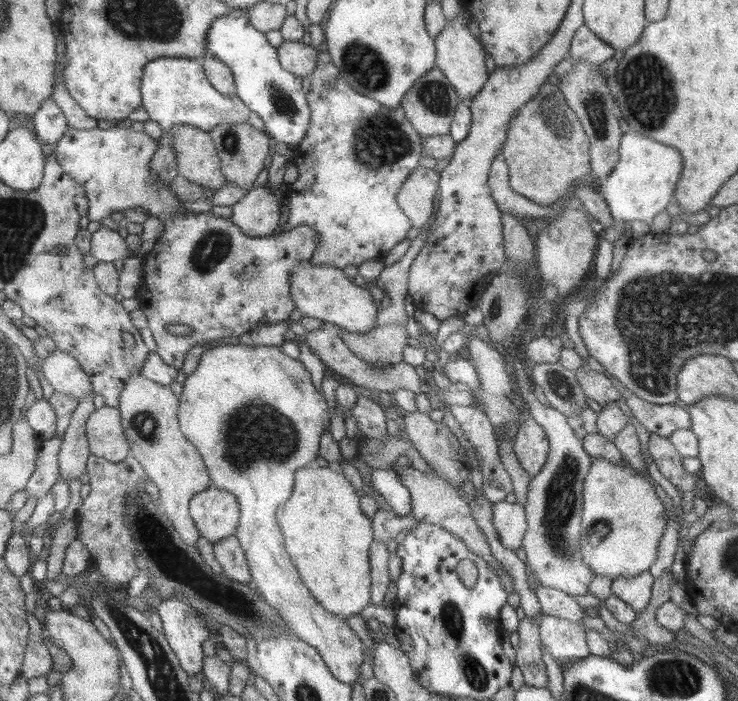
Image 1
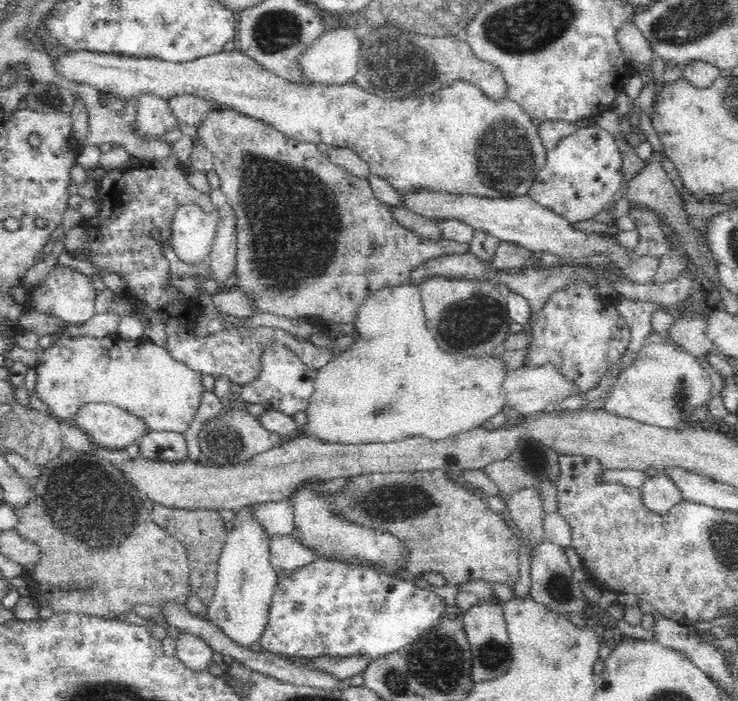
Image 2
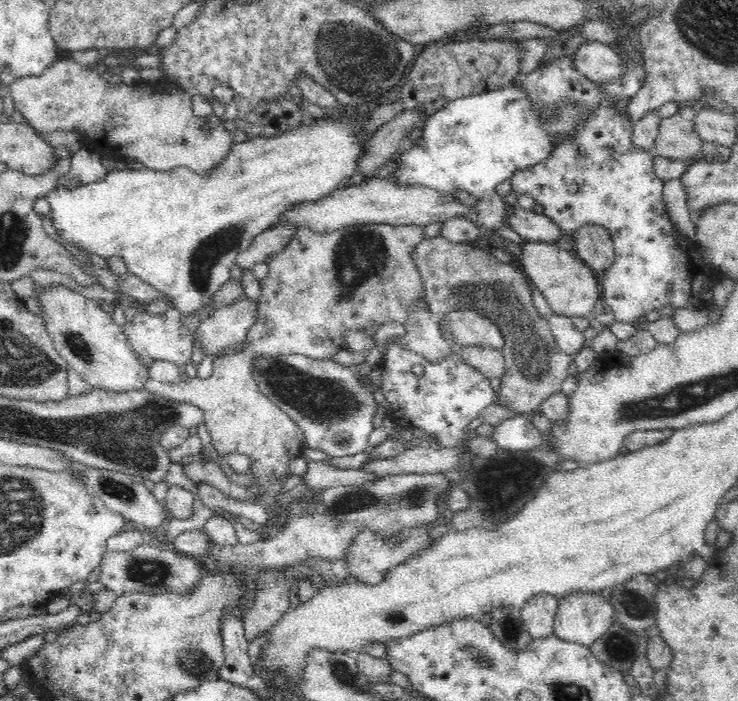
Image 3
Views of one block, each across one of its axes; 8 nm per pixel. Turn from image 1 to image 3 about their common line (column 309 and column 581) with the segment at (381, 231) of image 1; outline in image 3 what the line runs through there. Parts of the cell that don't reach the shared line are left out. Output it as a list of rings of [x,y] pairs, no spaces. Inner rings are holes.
[[[574,55],[552,58],[548,64],[541,64],[528,74],[518,72],[512,78],[511,84],[520,85],[528,93],[528,99],[532,101],[542,123],[554,116],[558,105],[562,103],[574,101],[579,108],[587,108],[587,119],[576,128],[576,136],[564,136],[564,140],[560,138],[560,142],[552,148],[552,154],[544,162],[516,171],[510,178],[510,183],[514,194],[530,194],[536,204],[543,206],[543,213],[564,231],[564,238],[554,243],[572,255],[576,256],[575,246],[571,244],[571,234],[576,229],[584,225],[601,225],[610,233],[615,248],[614,264],[608,270],[594,272],[594,276],[598,284],[602,285],[604,301],[613,310],[615,320],[635,326],[641,316],[658,312],[666,305],[678,309],[695,308],[710,303],[705,302],[700,295],[706,292],[707,288],[713,290],[719,279],[719,272],[703,259],[698,250],[681,250],[680,246],[688,248],[690,244],[684,244],[682,233],[679,233],[669,219],[662,199],[664,182],[653,171],[654,152],[644,152],[632,144],[633,123],[630,122],[628,112],[621,116],[616,110],[616,104],[613,104],[613,98],[606,97],[603,88],[599,88],[598,84],[575,69]]]

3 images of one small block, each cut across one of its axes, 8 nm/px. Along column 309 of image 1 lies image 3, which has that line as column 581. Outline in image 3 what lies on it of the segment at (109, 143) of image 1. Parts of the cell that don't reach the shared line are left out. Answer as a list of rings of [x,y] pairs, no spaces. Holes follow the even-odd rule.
[[[584,225],[571,234],[575,254],[593,272],[608,270],[615,261],[615,248],[610,233],[601,225]]]

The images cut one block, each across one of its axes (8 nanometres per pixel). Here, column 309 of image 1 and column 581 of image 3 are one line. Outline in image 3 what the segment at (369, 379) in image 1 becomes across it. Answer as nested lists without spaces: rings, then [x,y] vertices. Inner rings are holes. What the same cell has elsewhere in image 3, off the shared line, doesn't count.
[[[553,313],[547,320],[558,349],[574,358],[584,345],[583,332],[574,327],[570,317]]]

